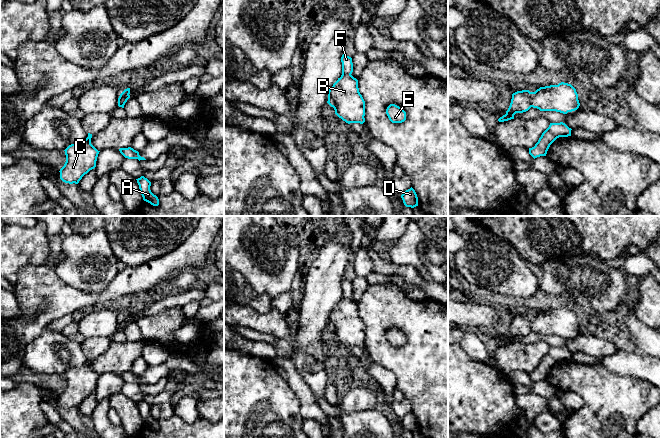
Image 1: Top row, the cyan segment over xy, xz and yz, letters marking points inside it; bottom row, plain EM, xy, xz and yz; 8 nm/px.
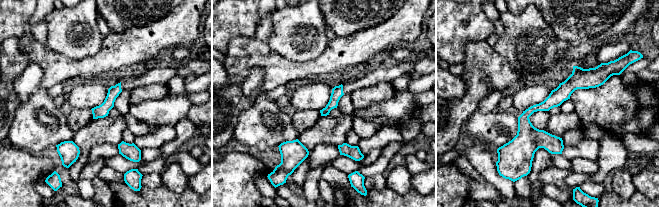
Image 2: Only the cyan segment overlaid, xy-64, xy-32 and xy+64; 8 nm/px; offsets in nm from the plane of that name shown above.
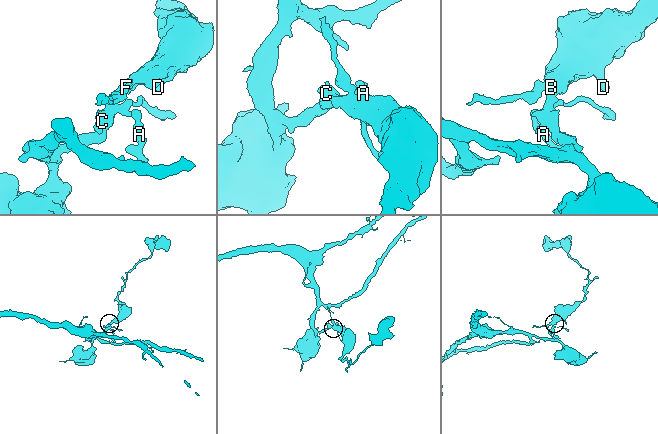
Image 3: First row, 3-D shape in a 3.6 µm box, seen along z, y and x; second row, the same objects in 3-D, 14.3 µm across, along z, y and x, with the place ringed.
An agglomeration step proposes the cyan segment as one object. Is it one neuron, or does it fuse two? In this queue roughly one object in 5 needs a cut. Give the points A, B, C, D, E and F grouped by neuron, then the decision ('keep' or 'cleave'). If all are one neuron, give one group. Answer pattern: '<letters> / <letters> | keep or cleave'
A B C D E / F | cleave

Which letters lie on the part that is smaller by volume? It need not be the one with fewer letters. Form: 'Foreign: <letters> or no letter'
Foreign: F

